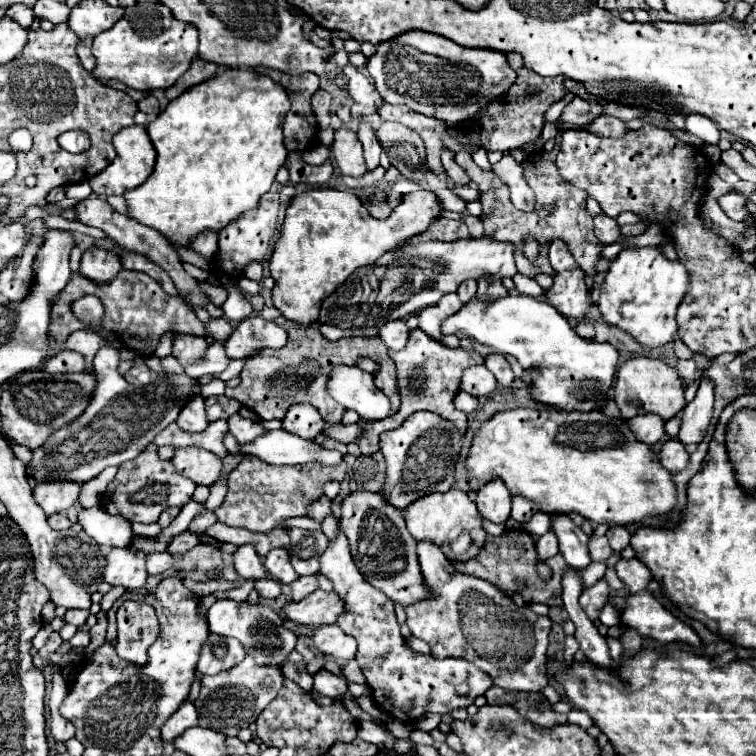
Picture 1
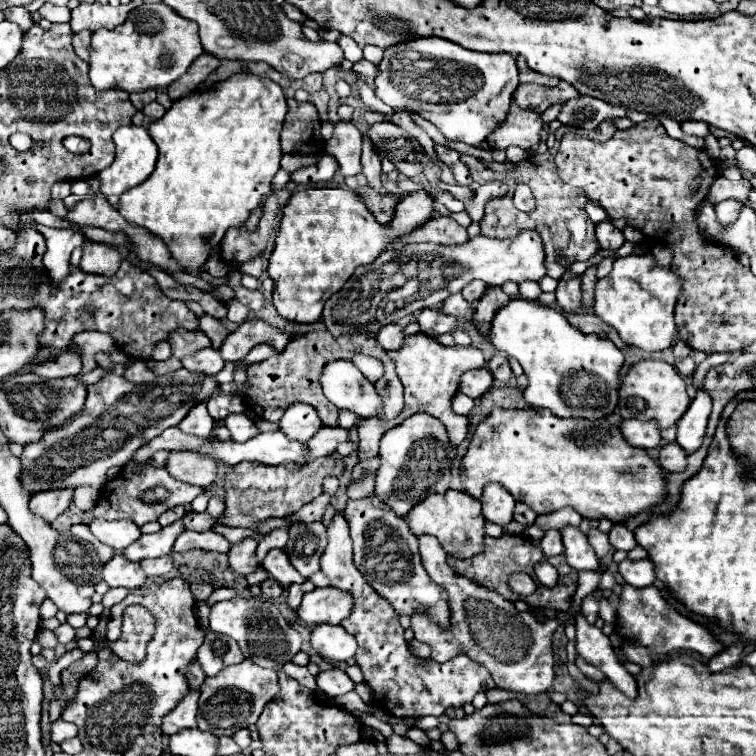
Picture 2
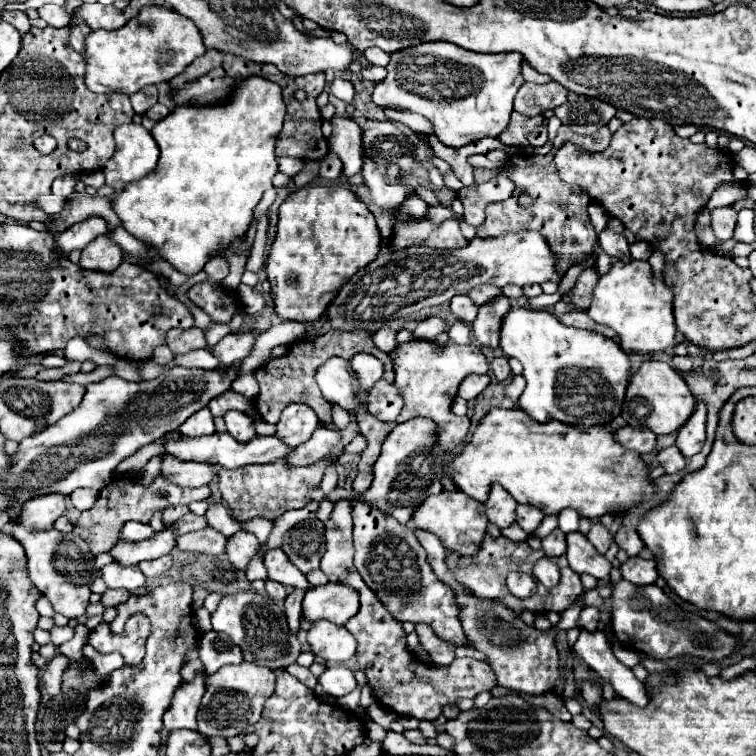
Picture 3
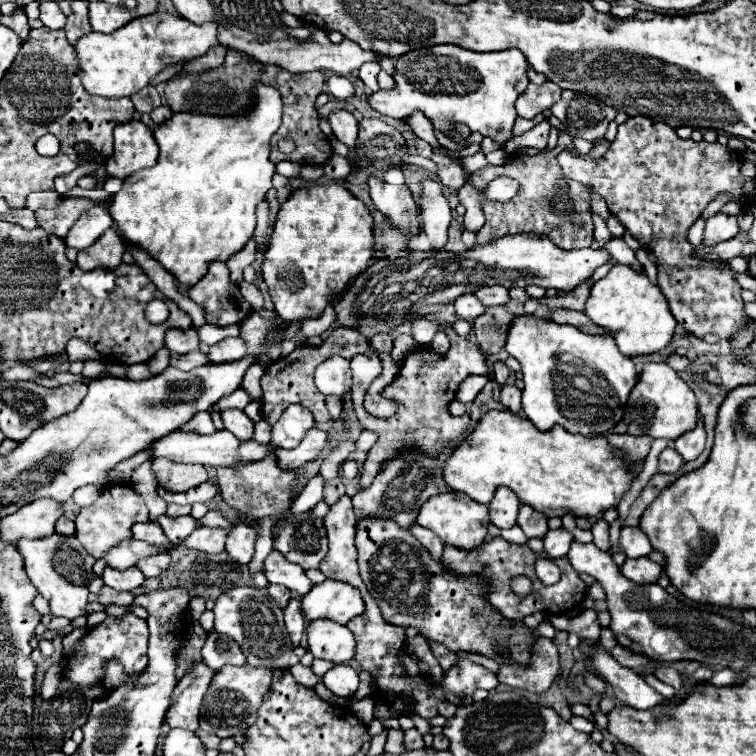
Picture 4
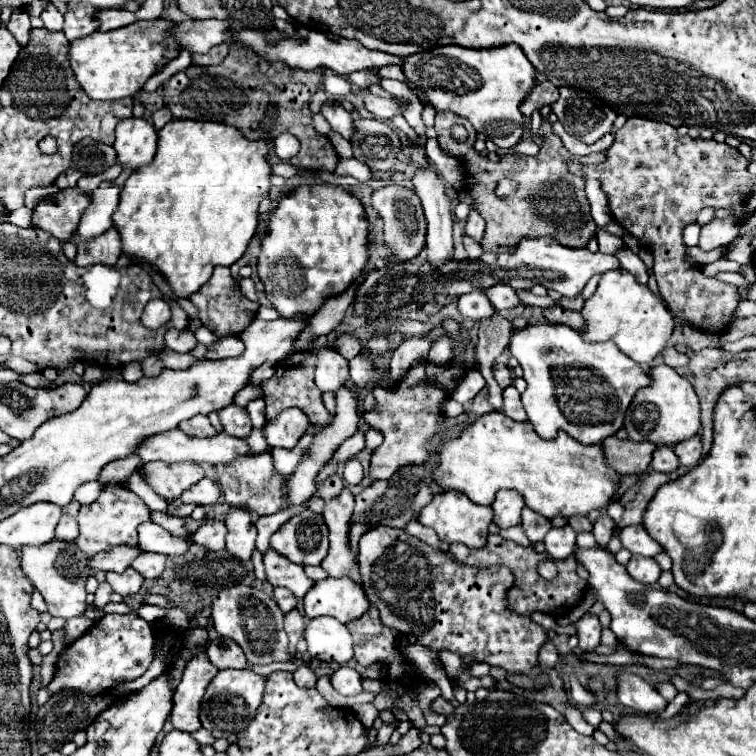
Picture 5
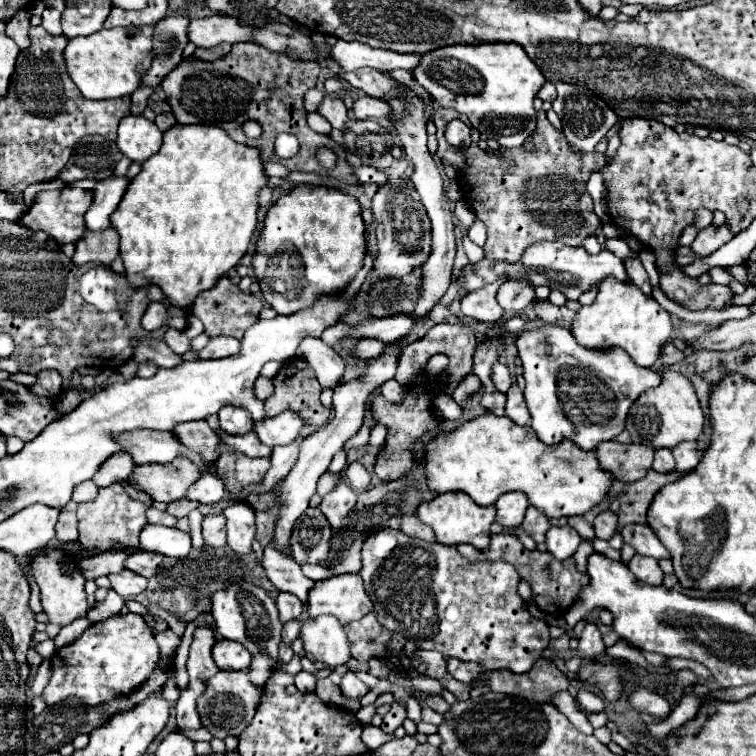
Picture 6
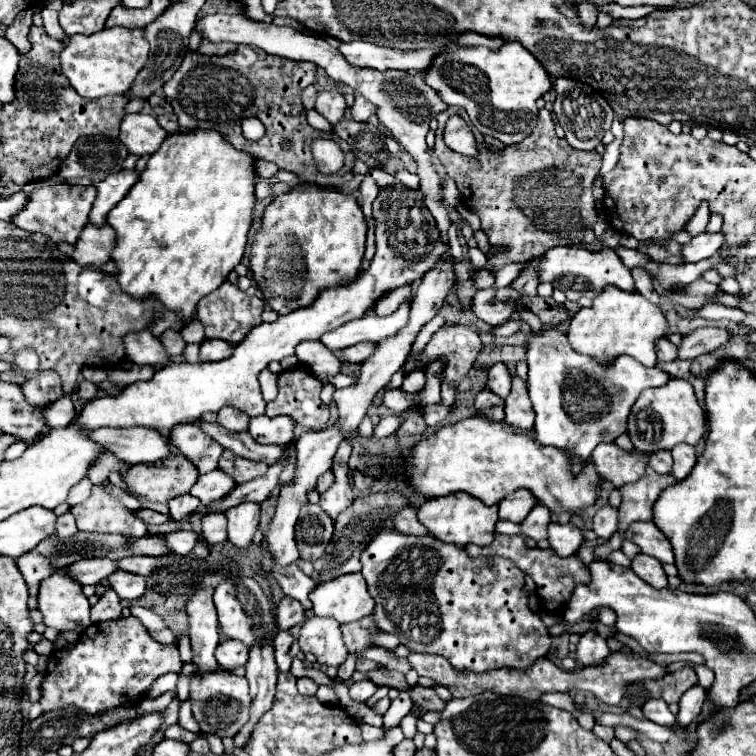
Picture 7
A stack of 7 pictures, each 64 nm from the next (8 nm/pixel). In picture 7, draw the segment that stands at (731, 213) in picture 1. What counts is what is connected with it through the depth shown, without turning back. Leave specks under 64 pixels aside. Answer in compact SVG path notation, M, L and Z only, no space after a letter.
M702 232L682 246L682 262L700 262L704 258L710 258L722 248L722 244L724 244L722 232L718 234Z

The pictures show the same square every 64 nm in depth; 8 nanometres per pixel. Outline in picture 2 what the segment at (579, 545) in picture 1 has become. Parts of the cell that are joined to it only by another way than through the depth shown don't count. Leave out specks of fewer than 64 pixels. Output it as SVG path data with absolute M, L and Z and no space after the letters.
M568 526L562 528L562 542L564 542L564 556L568 560L568 564L574 570L594 570L594 572L604 572L606 568L602 568L598 556L592 552L592 546L586 538L586 534L582 534L578 528Z

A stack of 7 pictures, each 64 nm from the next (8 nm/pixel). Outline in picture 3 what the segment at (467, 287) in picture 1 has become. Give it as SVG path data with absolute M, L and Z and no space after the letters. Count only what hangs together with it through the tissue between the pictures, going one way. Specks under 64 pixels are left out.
M482 284L482 286L472 288L468 296L480 306L480 304L488 304L488 300L496 300L496 296L502 296L502 288L492 288L492 286Z

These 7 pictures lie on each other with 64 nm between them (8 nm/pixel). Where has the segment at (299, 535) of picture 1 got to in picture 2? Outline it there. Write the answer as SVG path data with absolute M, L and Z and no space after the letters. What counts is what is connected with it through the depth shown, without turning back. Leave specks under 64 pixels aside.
M322 522L310 524L292 524L290 542L286 546L292 566L306 578L320 570L320 556L326 548L326 526Z

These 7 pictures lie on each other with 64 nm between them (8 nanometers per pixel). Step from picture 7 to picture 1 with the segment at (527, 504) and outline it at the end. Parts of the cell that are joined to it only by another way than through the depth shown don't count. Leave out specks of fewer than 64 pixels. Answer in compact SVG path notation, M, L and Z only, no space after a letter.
M492 480L484 484L476 494L476 504L480 514L494 524L504 524L510 518L512 494L502 484L502 480Z

